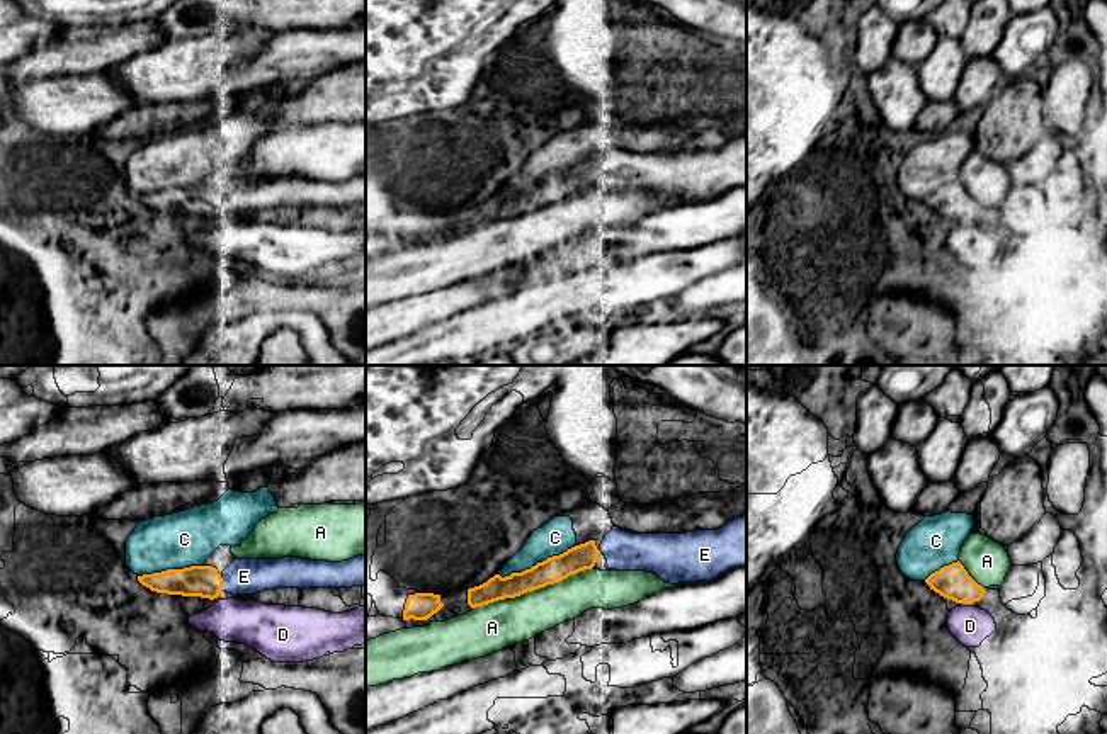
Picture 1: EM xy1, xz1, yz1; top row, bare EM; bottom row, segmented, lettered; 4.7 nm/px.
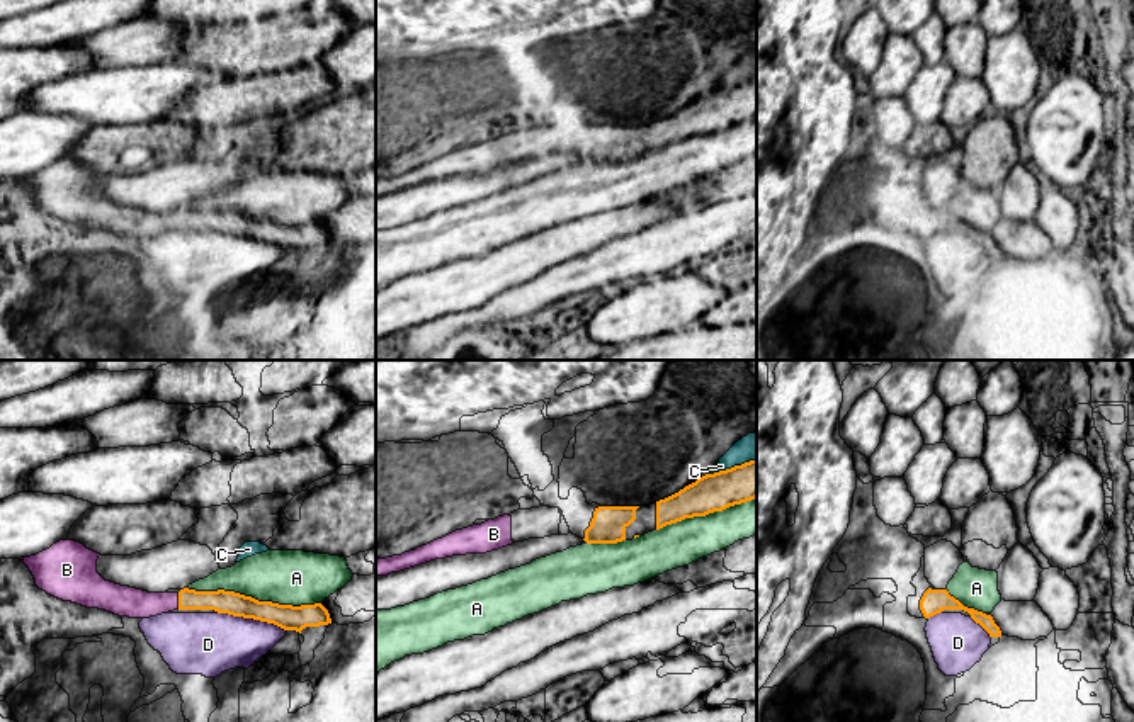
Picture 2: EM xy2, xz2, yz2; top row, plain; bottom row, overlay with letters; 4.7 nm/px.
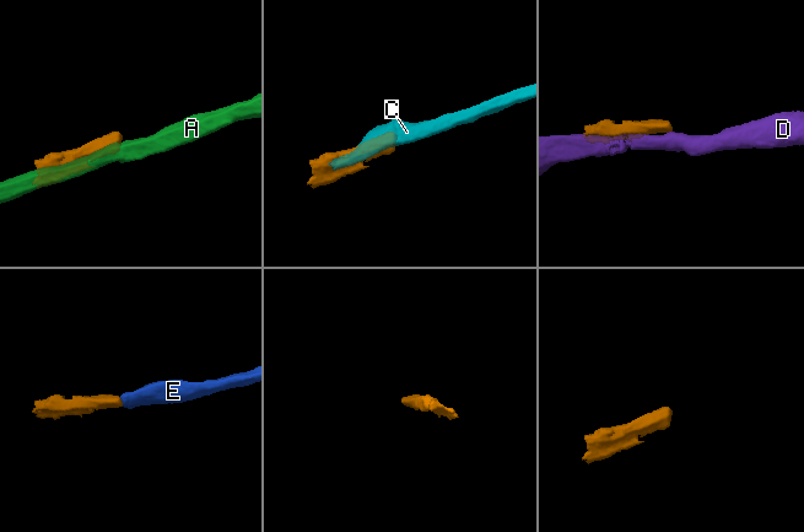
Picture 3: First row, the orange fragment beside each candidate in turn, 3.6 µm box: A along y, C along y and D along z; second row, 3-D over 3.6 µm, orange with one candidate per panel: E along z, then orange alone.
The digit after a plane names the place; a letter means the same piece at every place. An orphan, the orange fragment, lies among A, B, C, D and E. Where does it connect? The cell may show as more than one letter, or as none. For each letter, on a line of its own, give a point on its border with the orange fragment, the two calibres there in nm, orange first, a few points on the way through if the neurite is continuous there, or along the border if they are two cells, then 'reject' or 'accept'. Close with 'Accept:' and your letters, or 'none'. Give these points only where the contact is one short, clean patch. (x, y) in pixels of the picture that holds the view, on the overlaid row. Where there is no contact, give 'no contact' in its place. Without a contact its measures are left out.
A: xy2 (254, 598) | 120/260 nm | reject
B: xy2 (179, 602) | 110/140 nm | across xy2 (223, 602), (179, 602), (126, 602) | accept
C: xz1 (538, 563) | 120/160 nm | reject
D: xy2 (252, 617) | 120/300 nm | reject
E: xy1 (221, 583) | 150/180 nm | accept
Accept: B, E

